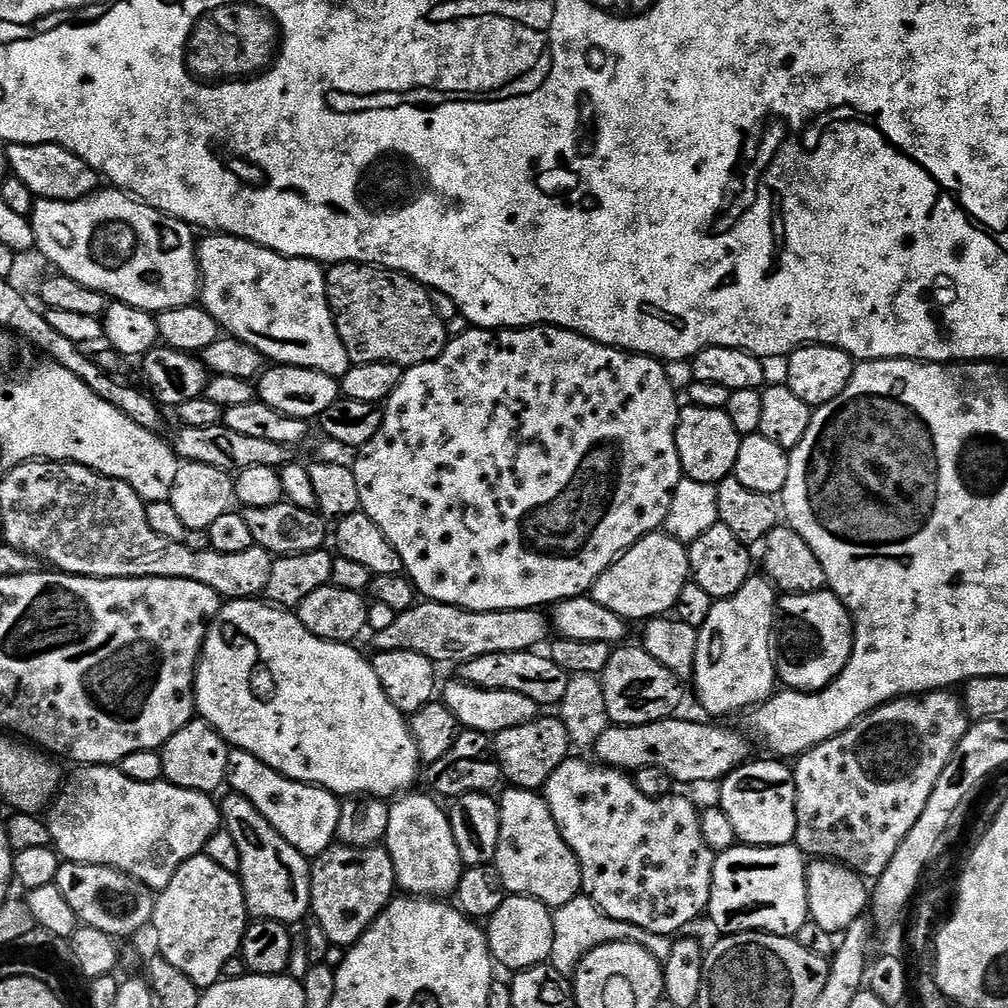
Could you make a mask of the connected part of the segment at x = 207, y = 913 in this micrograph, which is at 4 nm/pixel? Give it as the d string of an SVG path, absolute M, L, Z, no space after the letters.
M203 854L182 862L178 874L170 878L170 886L159 889L154 914L150 925L156 931L156 944L159 955L170 962L170 966L182 970L194 986L201 990L214 986L225 975L224 967L240 954L240 943L250 923L248 907L244 901L244 888L240 885L240 877L230 870L222 870L218 862L214 862Z

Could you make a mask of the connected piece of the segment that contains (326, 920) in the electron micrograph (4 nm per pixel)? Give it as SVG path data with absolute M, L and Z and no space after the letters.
M337 843L315 857L312 870L311 915L326 930L332 944L351 946L382 914L384 907L397 895L394 862L387 848L351 848Z

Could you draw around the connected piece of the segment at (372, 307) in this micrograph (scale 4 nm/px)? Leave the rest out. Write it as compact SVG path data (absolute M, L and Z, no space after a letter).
M334 264L327 269L328 301L336 329L346 346L346 354L352 364L370 362L390 362L402 369L410 369L416 364L436 360L448 345L450 332L444 329L444 320L432 305L429 289L405 276L403 272L390 272L387 268L377 268L375 264Z

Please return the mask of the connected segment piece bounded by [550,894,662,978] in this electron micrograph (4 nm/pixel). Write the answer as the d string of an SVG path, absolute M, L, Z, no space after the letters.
M583 894L566 902L566 906L555 909L552 921L554 922L554 950L550 963L554 970L558 970L558 974L569 978L575 977L586 954L590 954L598 946L637 944L645 948L647 952L655 953L656 947L662 944L661 937L654 933L642 930L630 922L618 922L618 918L610 918L610 914L603 912L589 896Z

